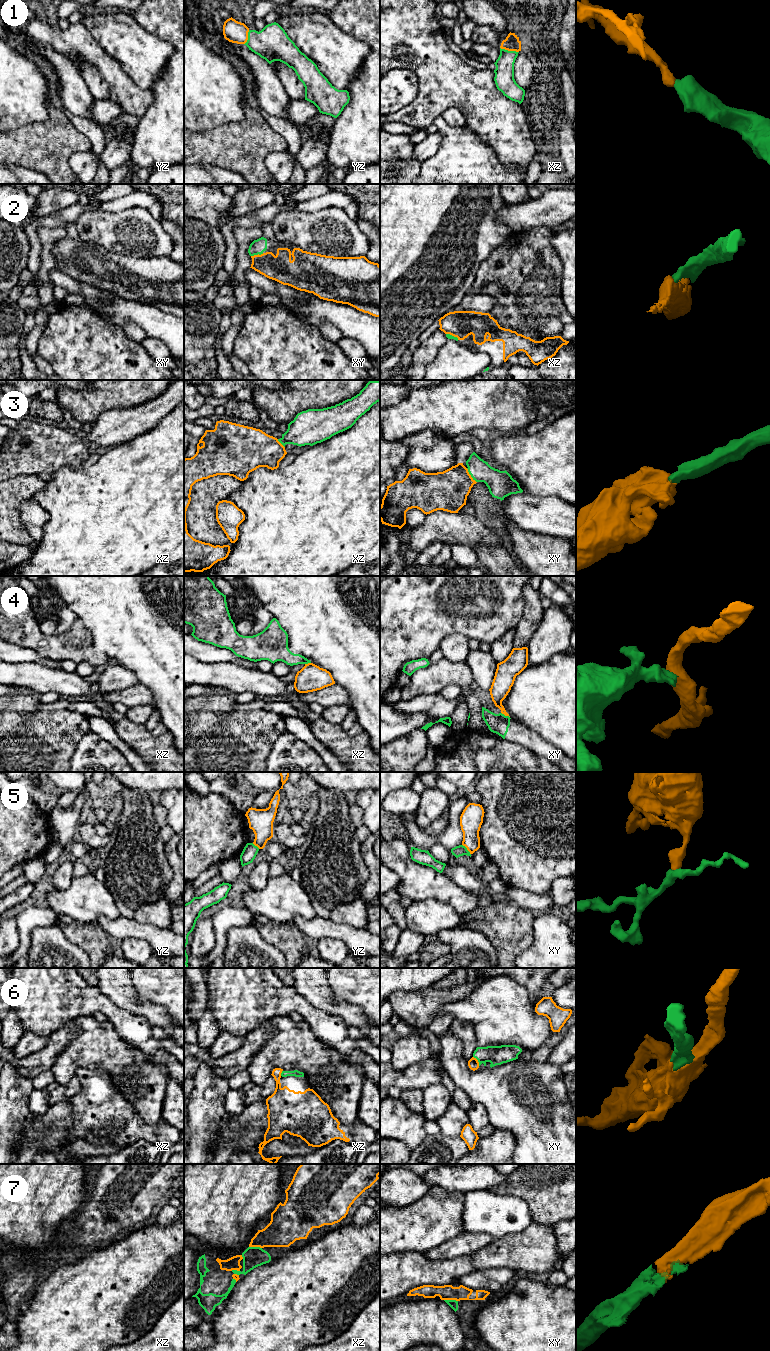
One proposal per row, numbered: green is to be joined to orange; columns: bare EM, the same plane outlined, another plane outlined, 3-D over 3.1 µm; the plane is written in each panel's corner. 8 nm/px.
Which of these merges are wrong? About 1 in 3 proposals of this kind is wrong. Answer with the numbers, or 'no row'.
4, 5

